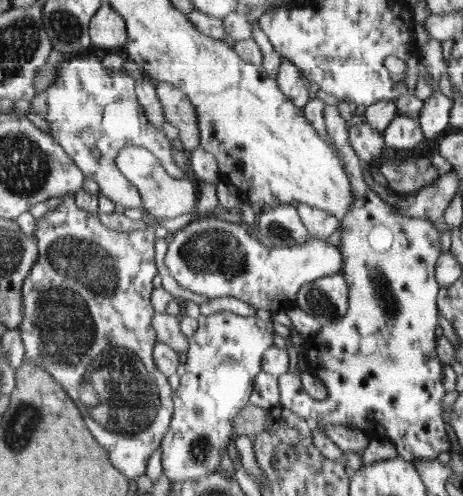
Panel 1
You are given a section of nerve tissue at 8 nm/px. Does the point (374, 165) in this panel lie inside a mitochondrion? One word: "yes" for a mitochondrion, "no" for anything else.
no

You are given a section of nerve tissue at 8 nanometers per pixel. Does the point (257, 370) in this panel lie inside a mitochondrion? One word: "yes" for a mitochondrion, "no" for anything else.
no

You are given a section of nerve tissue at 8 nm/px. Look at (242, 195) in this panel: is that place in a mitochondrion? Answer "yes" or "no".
no

